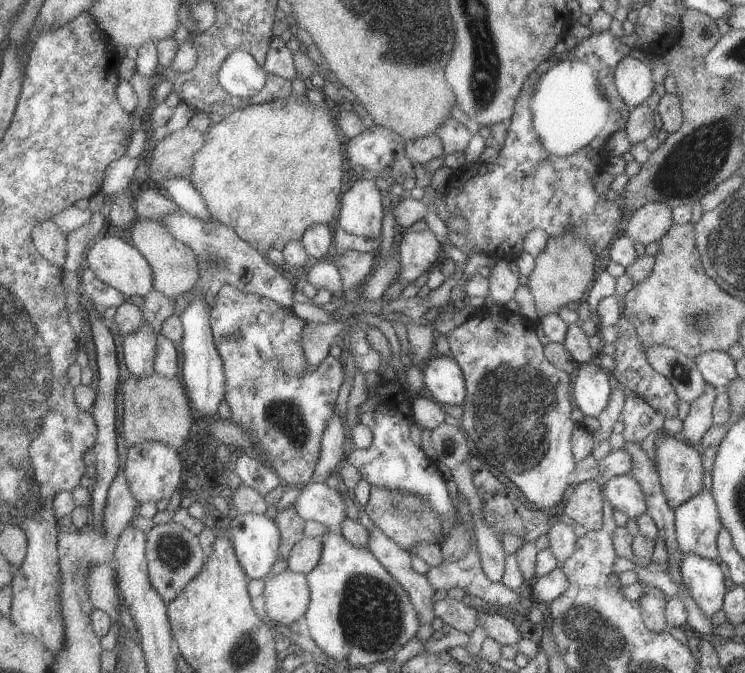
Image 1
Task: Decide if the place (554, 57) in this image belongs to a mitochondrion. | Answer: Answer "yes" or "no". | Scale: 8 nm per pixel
no

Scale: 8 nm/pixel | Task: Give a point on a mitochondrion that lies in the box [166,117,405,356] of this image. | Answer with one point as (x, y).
(221, 264)

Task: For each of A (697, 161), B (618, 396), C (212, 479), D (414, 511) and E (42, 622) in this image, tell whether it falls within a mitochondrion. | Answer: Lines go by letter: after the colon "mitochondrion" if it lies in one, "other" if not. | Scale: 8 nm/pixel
A: mitochondrion
B: other
C: other
D: mitochondrion
E: other

